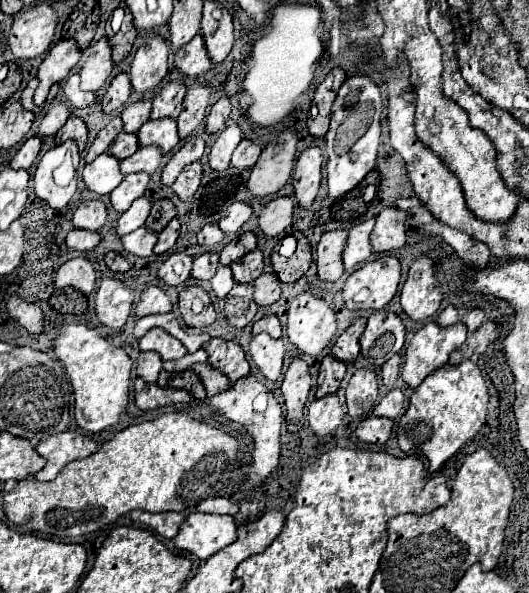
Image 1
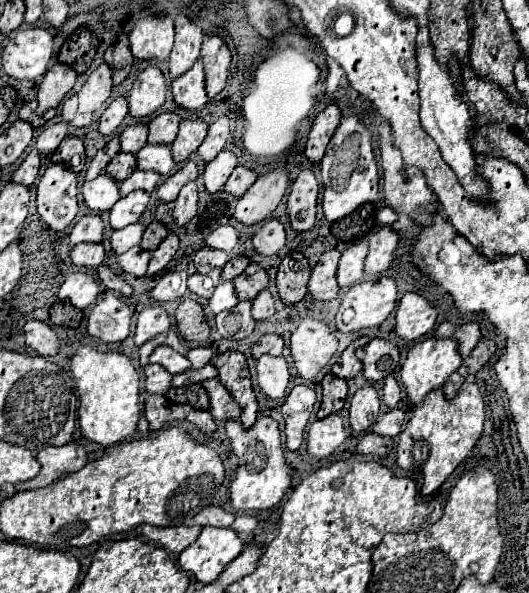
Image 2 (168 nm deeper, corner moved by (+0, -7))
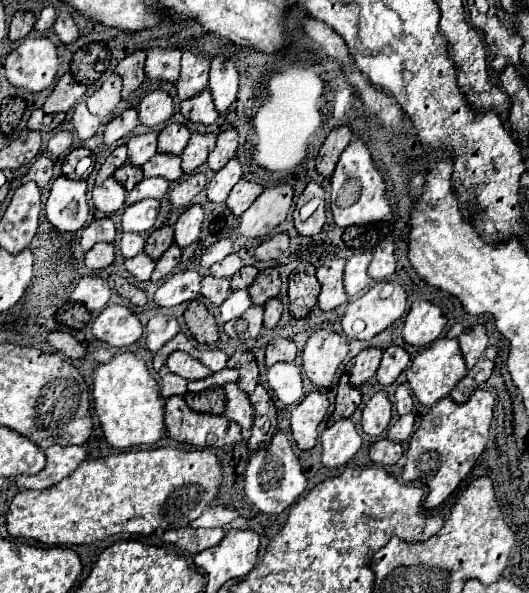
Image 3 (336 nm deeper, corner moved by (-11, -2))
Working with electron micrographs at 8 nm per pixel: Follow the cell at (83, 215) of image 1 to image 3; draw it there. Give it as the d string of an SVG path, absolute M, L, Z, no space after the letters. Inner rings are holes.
M101 217L101 219L91 221L87 227L83 227L81 247L87 251L99 241L111 243L113 239L115 239L115 225L113 225L113 221L109 217Z

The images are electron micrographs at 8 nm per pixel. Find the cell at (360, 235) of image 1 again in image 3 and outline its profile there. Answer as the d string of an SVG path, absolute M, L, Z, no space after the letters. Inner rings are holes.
M363 251L363 253L357 253L347 259L343 283L345 283L345 291L349 297L359 295L363 289L367 289L373 283L373 279L367 273L371 257L373 257L371 251Z

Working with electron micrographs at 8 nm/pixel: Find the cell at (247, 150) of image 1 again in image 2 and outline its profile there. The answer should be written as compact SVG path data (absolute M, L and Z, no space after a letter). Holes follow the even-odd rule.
M236 166L234 172L232 172L232 176L228 178L228 182L224 184L224 190L226 190L228 194L240 198L240 196L244 196L246 190L256 182L256 178L258 178L256 172L248 170L248 168L244 168L244 166Z

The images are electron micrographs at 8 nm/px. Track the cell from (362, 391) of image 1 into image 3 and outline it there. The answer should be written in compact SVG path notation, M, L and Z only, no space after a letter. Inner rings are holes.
M379 391L367 401L363 409L363 417L361 417L361 427L367 435L377 437L387 429L389 421L391 421L391 403L387 395Z

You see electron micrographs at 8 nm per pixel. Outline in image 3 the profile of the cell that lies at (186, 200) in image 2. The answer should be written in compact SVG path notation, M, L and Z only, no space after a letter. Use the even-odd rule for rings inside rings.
M199 203L187 207L177 223L175 223L175 243L179 247L187 247L191 245L197 237L199 237L199 229L201 229L201 223L203 223L203 207Z

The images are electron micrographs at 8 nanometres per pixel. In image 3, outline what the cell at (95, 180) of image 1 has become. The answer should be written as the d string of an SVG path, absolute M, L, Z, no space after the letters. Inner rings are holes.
M109 177L101 185L97 185L91 195L93 195L93 205L99 211L103 211L105 215L109 215L109 213L119 211L123 207L127 191L123 189L123 185L119 185L119 181Z

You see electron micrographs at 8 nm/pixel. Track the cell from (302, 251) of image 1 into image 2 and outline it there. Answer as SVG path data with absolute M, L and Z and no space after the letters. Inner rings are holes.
M294 252L290 258L294 258L294 266L288 264L288 258L282 260L278 268L278 276L276 276L276 288L278 288L280 300L288 306L300 302L306 296L308 292L306 284L310 278L310 266L304 254Z

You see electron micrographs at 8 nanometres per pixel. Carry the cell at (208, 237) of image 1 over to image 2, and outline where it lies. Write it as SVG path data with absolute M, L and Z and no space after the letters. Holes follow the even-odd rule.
M202 248L194 256L194 266L200 274L208 274L212 268L222 268L226 262L228 262L228 254L212 248Z

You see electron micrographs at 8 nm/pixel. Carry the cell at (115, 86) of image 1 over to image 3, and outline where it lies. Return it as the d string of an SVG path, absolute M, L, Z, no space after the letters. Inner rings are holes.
M129 107L129 109L125 109L123 113L119 113L117 117L113 117L113 119L107 123L105 135L103 135L105 145L115 145L119 139L127 137L127 135L135 129L135 125L139 125L137 109Z

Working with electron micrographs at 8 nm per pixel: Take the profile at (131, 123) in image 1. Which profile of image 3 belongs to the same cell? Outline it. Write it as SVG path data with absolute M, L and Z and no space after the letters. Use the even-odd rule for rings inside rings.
M149 131L143 135L133 135L127 143L129 147L129 161L137 167L141 167L143 163L147 163L151 159L151 155L157 153L157 133Z

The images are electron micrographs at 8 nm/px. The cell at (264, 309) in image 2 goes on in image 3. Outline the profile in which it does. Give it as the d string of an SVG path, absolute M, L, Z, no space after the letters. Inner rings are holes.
M279 297L269 299L269 301L265 303L265 321L263 321L265 329L273 329L273 327L279 323L281 313L283 313L283 303L279 301Z

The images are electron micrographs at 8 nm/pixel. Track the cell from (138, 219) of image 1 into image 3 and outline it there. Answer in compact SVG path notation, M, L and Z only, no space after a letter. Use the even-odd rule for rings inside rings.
M123 233L121 243L119 243L121 255L123 255L123 257L135 257L137 253L143 251L145 239L147 239L147 237L145 237L143 233Z

